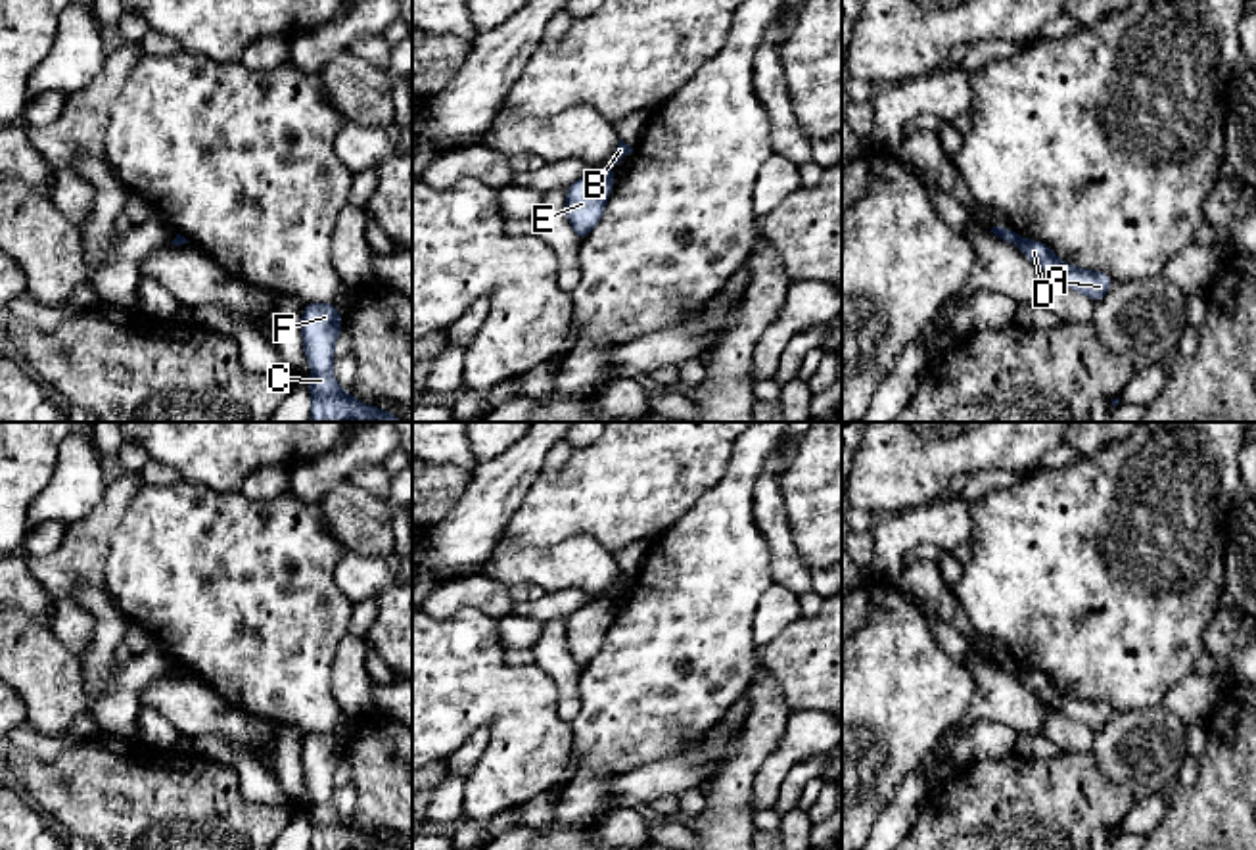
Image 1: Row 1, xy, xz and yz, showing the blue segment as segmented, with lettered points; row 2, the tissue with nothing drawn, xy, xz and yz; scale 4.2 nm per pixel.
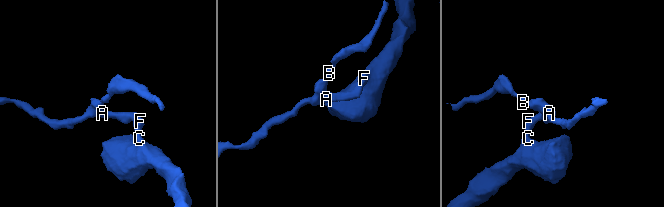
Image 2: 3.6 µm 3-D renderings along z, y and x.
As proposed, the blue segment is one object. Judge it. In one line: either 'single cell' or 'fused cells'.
fused cells

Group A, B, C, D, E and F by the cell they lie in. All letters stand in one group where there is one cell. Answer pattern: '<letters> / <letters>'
A C D E F / B

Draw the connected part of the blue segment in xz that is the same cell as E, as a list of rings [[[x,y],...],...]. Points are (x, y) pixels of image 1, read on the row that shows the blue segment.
[[[604,167],[568,186],[566,215],[579,242],[600,223],[614,178],[616,171]]]

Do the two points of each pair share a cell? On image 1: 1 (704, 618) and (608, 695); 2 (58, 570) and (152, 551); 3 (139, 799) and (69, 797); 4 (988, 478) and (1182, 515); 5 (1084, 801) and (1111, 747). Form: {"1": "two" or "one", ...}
{"1": "one", "2": "two", "3": "one", "4": "two", "5": "two"}

